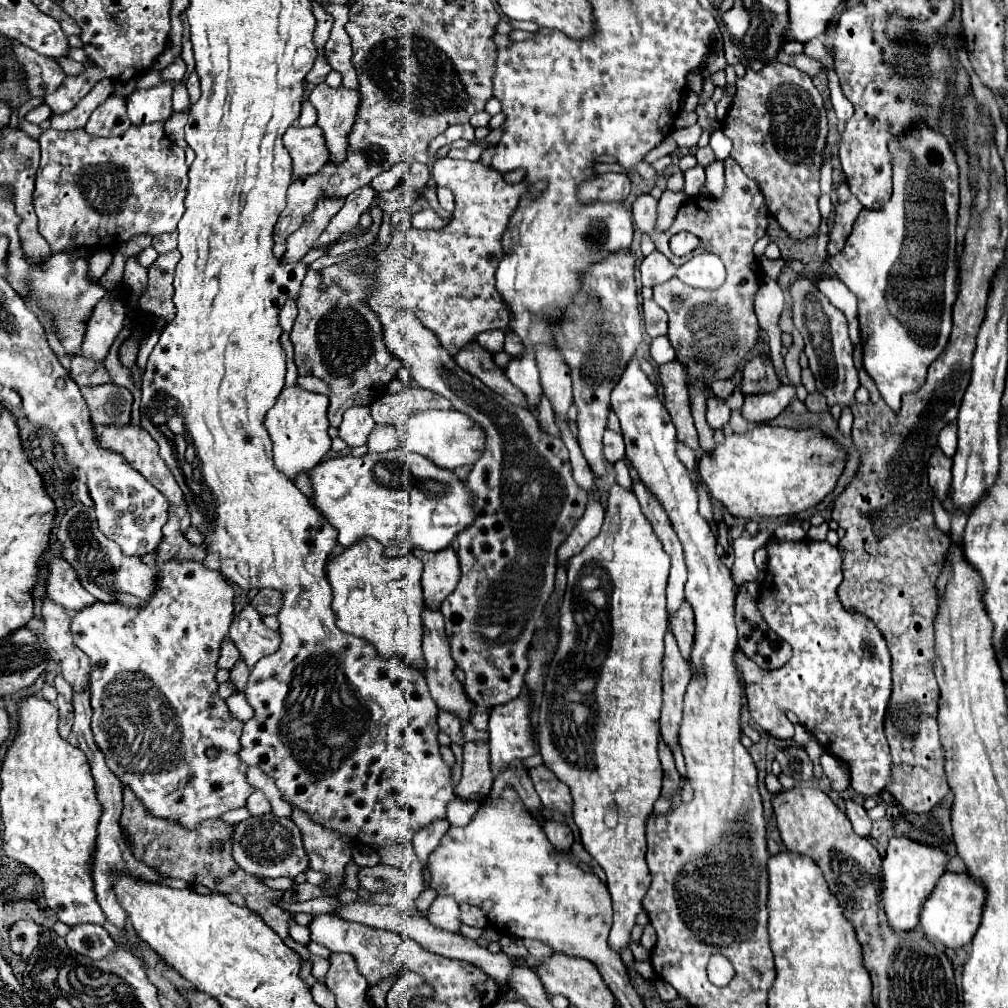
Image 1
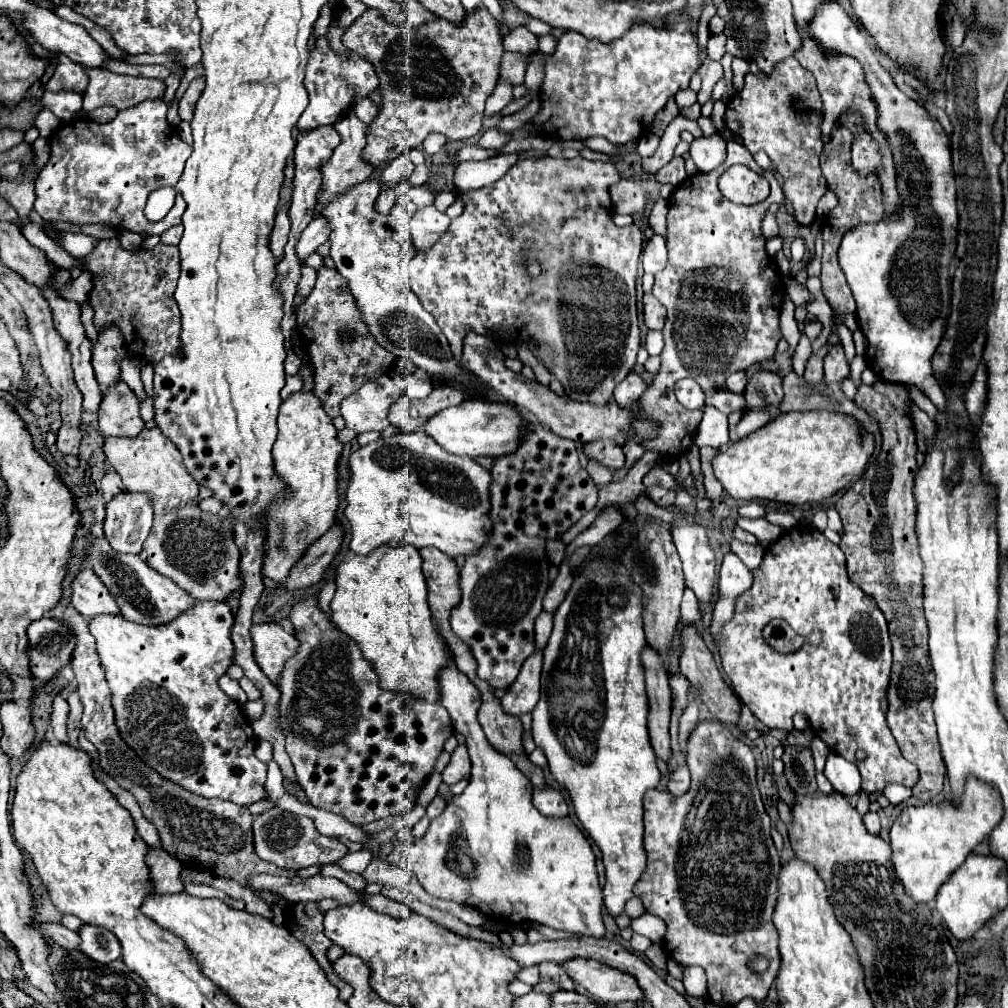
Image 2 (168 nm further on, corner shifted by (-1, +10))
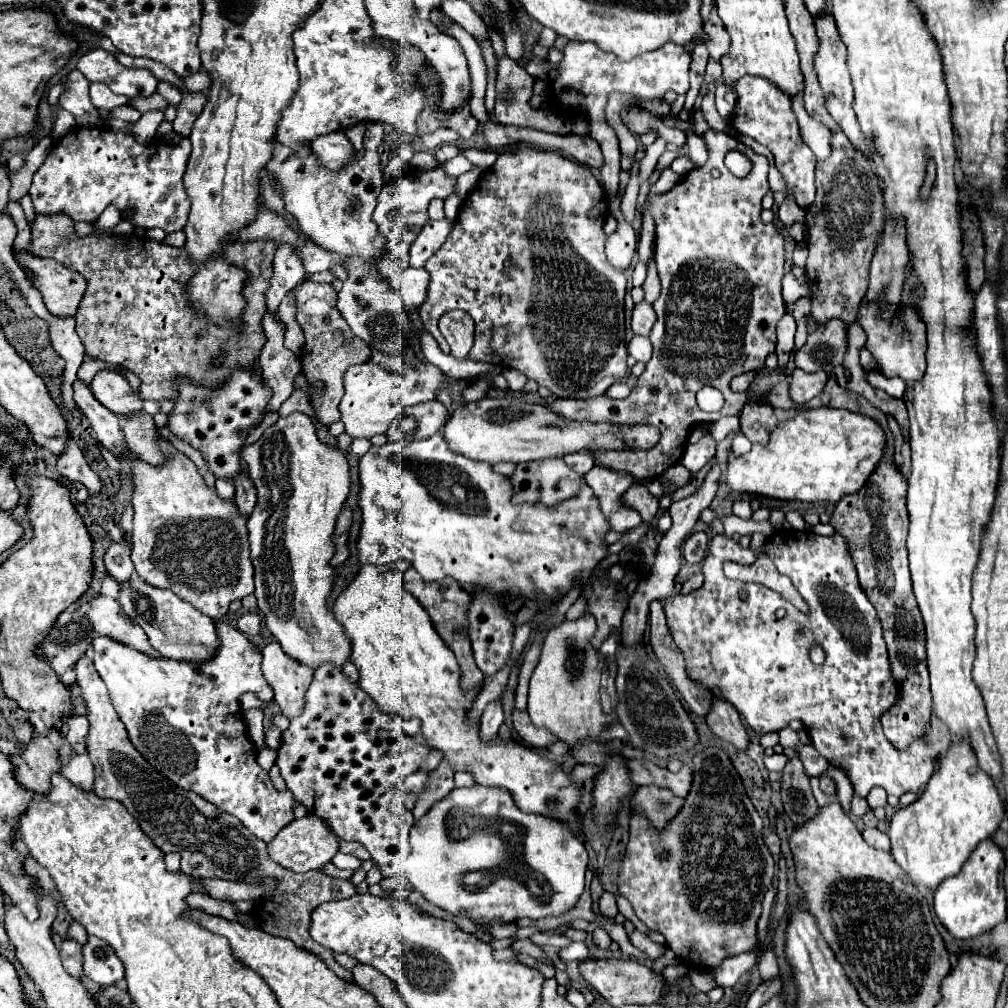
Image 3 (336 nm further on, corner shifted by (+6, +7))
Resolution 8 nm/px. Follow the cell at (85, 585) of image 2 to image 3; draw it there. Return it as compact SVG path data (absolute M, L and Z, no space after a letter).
M109 596L95 598L91 602L91 610L89 610L87 618L91 618L91 624L95 624L97 634L117 640L147 656L161 658L147 642L147 634L143 632L143 628L139 628L139 624L129 620L129 616L123 612L121 604L115 602L113 598L109 598Z

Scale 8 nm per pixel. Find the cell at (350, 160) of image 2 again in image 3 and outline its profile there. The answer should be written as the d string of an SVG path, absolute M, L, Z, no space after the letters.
M357 124L353 128L347 128L345 134L351 140L351 144L355 144L357 152L361 152L361 148L363 148L363 136L365 136L365 124Z

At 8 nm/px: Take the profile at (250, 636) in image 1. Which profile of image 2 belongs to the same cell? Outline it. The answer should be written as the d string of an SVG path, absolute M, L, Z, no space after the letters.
M278 623L252 625L250 637L254 641L256 663L270 677L270 681L276 683L286 657L290 657L290 653L298 647L296 637L286 633Z

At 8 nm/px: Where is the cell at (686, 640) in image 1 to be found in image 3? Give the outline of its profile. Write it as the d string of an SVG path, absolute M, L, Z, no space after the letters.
M715 698L713 710L707 716L707 726L715 736L725 742L731 742L737 750L745 752L749 748L749 736L741 722L741 716L731 704L727 704L727 700Z

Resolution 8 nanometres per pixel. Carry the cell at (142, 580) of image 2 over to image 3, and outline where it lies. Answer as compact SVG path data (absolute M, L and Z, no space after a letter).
M129 580L127 584L119 584L119 588L121 588L119 604L127 612L127 616L145 630L145 634L149 636L149 644L161 656L179 662L193 662L193 664L203 664L211 660L211 656L215 656L219 648L219 636L217 636L215 622L211 618L203 616L185 600L179 600L179 596L175 596L173 592L153 588L141 580L135 582Z

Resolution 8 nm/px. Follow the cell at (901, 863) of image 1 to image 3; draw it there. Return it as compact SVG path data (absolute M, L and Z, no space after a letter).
M963 736L951 742L949 750L939 756L937 770L931 774L919 798L899 808L889 826L895 862L909 874L917 888L935 890L945 878L955 876L975 846L991 838L1005 818L1005 802L987 772L979 768L977 756Z

